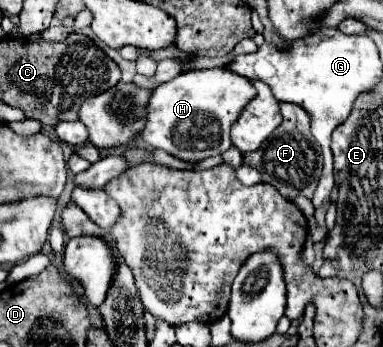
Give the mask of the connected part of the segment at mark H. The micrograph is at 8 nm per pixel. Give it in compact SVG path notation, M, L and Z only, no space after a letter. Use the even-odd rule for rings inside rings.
M227 67L181 73L153 89L149 99L149 117L141 137L151 147L165 149L167 153L191 163L221 155L233 145L231 125L255 95L257 89L249 79Z

